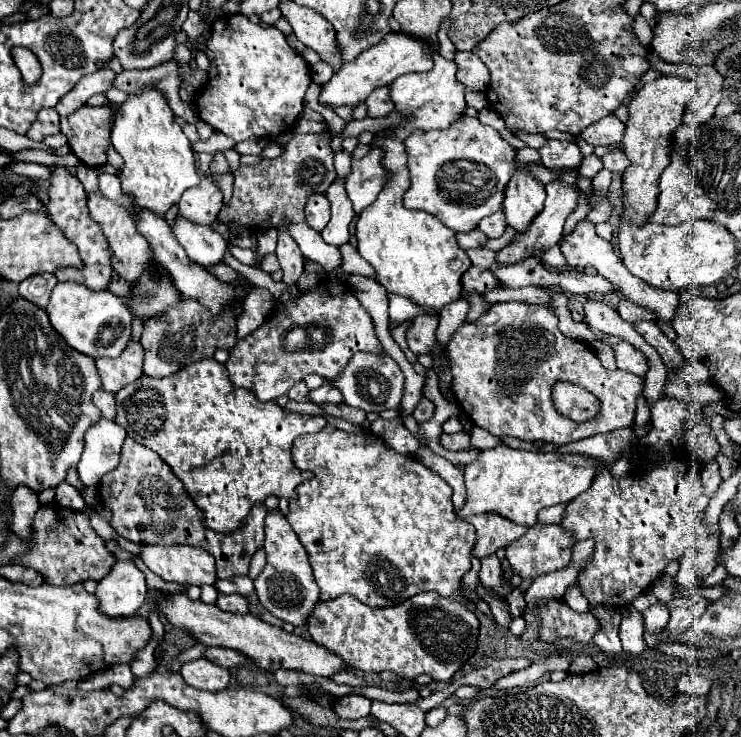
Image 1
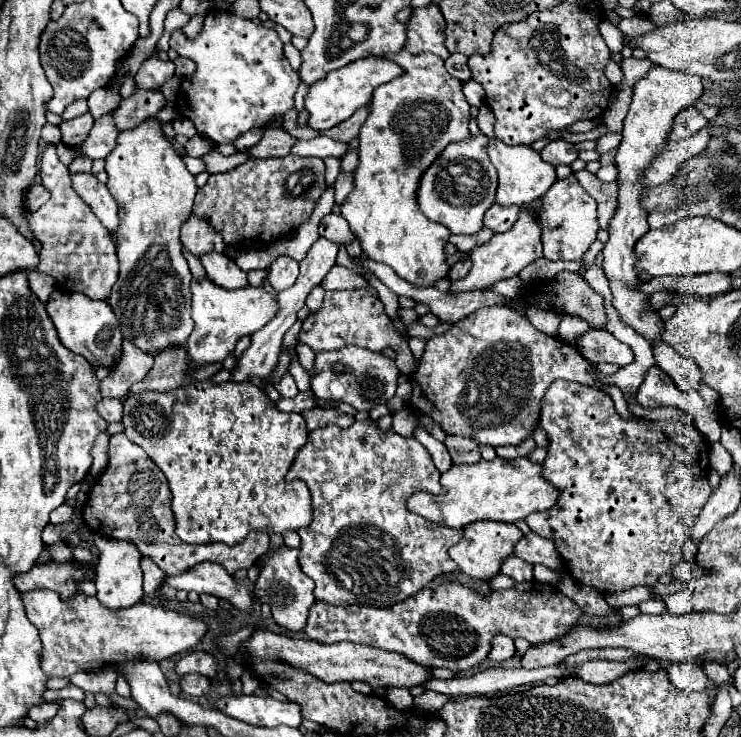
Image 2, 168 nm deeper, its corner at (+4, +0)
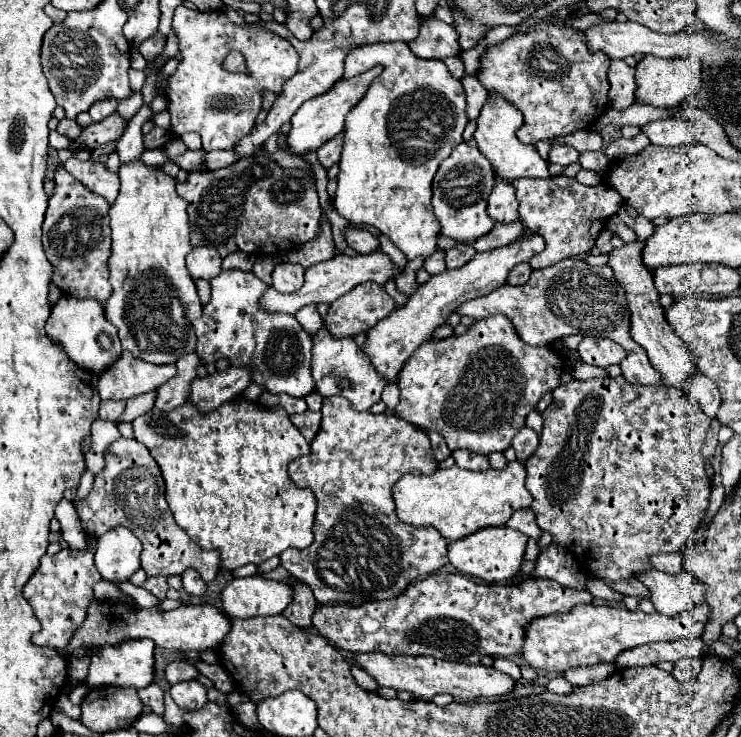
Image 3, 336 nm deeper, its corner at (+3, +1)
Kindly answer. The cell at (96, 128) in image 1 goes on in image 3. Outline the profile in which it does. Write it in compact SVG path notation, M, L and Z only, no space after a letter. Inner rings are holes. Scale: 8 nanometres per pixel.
M64 118L64 120L60 120L60 124L58 124L58 132L64 134L64 136L68 136L68 138L78 138L78 136L82 134L82 130L84 130L84 128L82 128L76 120Z

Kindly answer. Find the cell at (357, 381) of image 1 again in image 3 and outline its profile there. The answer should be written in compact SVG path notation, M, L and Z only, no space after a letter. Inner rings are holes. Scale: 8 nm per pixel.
M320 328L318 334L312 338L312 378L316 384L316 392L326 396L344 396L352 402L356 410L370 410L372 404L380 402L382 390L388 386L388 380L374 368L368 354L364 354L352 338L330 338L328 330Z

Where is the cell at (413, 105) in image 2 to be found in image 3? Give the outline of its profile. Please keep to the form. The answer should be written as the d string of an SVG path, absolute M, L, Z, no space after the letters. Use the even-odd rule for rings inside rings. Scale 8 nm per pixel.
M376 42L372 46L358 46L346 58L343 78L351 78L379 64L384 66L384 72L374 78L364 98L346 116L346 138L340 158L334 206L346 222L378 228L402 250L406 260L414 260L418 256L426 260L438 250L436 240L442 234L440 224L436 222L436 216L432 212L430 186L440 162L448 158L454 146L462 142L462 132L468 124L466 96L462 82L450 74L442 60L422 60L412 54L408 44L404 42Z

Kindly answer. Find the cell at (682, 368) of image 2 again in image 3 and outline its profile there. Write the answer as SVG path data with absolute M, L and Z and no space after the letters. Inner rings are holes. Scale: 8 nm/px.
M698 368L694 370L694 374L690 374L686 394L692 396L710 418L716 418L716 410L720 406L720 394L716 390L716 384L710 378L706 378Z

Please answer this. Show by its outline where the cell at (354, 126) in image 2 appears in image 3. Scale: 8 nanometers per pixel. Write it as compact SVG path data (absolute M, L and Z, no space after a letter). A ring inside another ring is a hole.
M340 132L332 140L328 140L324 146L320 146L320 150L316 154L318 154L318 160L322 162L324 168L330 168L332 164L336 164L340 160L342 144L344 144L344 132Z

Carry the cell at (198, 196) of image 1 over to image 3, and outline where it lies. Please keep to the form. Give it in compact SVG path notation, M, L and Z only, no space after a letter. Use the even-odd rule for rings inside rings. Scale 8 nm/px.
M196 246L186 256L188 272L192 278L204 278L210 280L222 270L222 258L214 246Z

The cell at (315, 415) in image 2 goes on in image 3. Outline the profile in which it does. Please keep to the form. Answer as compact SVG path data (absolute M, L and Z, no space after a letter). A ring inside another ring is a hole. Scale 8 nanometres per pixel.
M306 410L302 414L292 414L292 424L304 434L304 438L308 442L314 440L314 436L318 434L320 430L320 422L322 422L322 414L320 412L312 412L312 410Z

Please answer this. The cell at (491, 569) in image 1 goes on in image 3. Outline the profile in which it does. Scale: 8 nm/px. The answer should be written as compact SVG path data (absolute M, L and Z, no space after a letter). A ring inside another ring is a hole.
M494 658L494 668L504 672L504 674L508 674L512 680L520 680L522 678L520 676L520 668L512 660L508 660L508 658Z

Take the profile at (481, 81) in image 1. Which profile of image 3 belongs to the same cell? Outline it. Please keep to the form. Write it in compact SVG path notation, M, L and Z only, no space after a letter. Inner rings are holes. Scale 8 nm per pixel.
M450 56L444 60L444 64L448 66L448 70L452 72L452 76L456 76L458 80L464 78L464 62L460 60L460 56Z

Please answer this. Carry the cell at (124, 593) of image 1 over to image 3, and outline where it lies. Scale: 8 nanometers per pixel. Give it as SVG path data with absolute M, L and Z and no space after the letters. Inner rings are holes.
M114 528L96 540L96 570L102 580L120 584L140 568L142 542L128 528Z

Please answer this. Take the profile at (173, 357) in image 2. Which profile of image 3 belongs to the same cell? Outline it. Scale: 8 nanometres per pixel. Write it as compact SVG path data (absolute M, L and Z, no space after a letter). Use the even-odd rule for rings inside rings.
M156 390L140 394L140 396L134 396L134 398L128 398L126 400L126 410L120 416L120 422L132 422L136 416L146 414L154 406L154 402L156 402Z

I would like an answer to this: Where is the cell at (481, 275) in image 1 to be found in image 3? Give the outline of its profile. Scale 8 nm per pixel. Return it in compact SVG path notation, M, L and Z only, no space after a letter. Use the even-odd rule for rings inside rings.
M456 246L456 248L450 248L446 250L446 266L448 268L462 268L472 256L476 254L476 250L472 246Z

